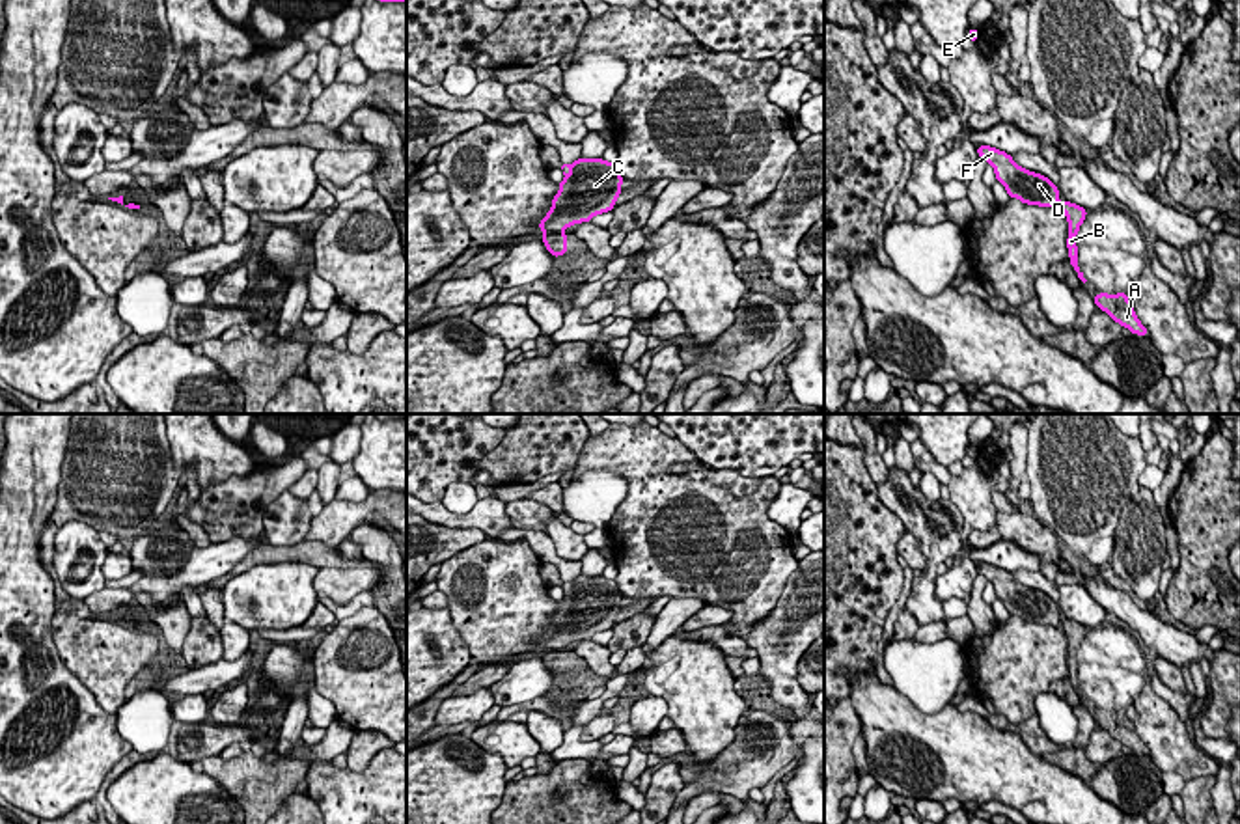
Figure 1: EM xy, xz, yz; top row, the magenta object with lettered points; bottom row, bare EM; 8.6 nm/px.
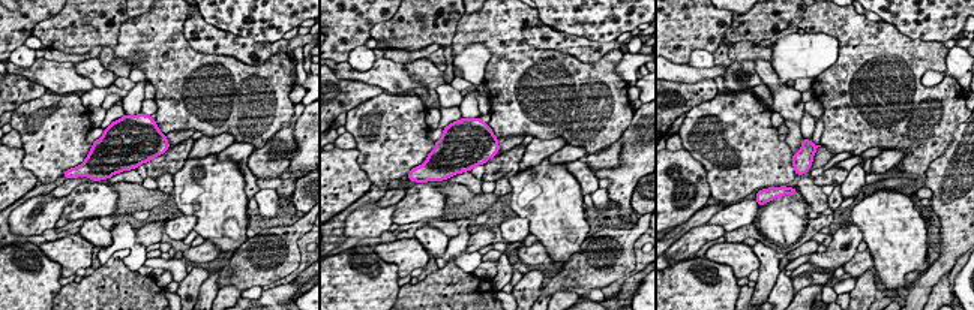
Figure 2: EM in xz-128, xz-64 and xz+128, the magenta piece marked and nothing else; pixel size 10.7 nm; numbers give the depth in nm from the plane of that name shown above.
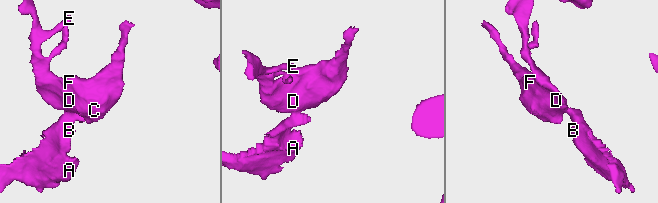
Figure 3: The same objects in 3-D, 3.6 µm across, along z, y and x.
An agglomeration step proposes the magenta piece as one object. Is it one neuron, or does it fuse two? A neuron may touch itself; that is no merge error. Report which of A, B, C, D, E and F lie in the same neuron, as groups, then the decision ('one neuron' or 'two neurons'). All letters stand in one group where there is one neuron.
A B / C D E F | two neurons

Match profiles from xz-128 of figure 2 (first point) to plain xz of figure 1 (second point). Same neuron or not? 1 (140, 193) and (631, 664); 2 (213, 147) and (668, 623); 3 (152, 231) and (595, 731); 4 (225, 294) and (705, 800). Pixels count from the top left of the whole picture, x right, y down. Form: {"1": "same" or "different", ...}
{"1": "different", "2": "same", "3": "same", "4": "same"}

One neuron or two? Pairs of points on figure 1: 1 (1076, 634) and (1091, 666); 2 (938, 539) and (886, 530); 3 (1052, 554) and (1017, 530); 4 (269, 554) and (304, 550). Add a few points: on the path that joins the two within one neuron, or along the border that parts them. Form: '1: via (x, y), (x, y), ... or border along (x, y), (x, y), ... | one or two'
1: via (1082, 642), (1091, 651), (1091, 659) | one
2: via (925, 526), (899, 524) | one
3: via (1043, 545), (1026, 532) | one
4: via (278, 554), (295, 552) | one

